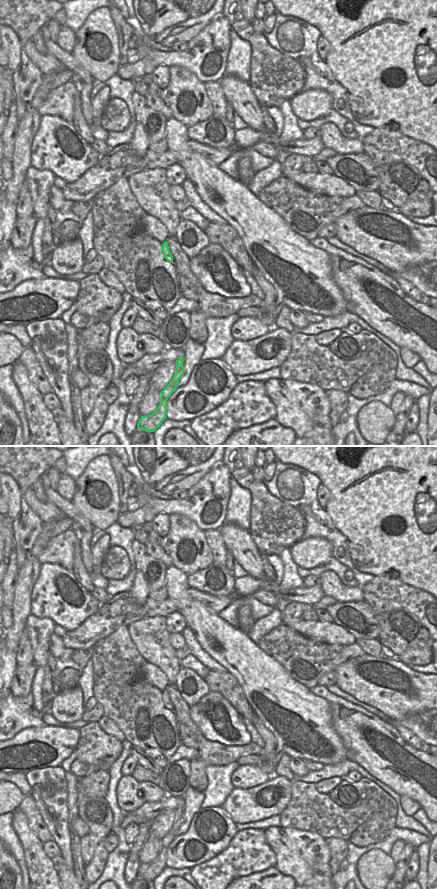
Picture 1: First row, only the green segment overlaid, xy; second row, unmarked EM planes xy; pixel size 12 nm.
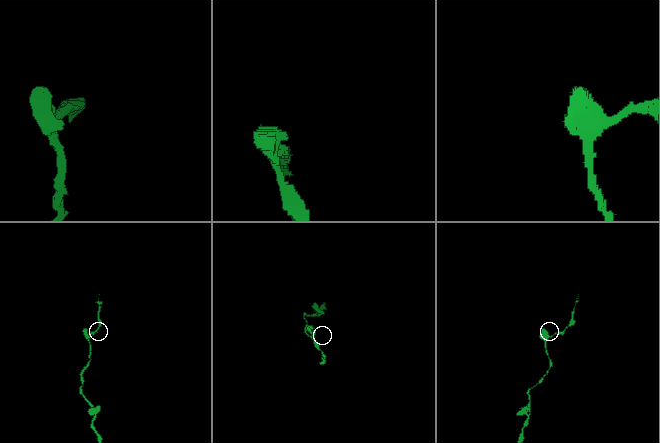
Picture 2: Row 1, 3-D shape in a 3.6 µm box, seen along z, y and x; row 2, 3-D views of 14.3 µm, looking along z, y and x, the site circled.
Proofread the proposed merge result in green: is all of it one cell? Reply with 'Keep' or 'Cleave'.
Keep

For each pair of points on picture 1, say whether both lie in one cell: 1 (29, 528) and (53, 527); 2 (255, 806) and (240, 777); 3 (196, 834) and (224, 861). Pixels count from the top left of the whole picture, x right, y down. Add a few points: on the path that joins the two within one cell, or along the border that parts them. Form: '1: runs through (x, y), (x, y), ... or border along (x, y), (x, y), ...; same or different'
1: border along (43, 523), (38, 536); different
2: border along (268, 779), (252, 787), (234, 788); different
3: border along (233, 836), (226, 847), (210, 859), (197, 865); different

